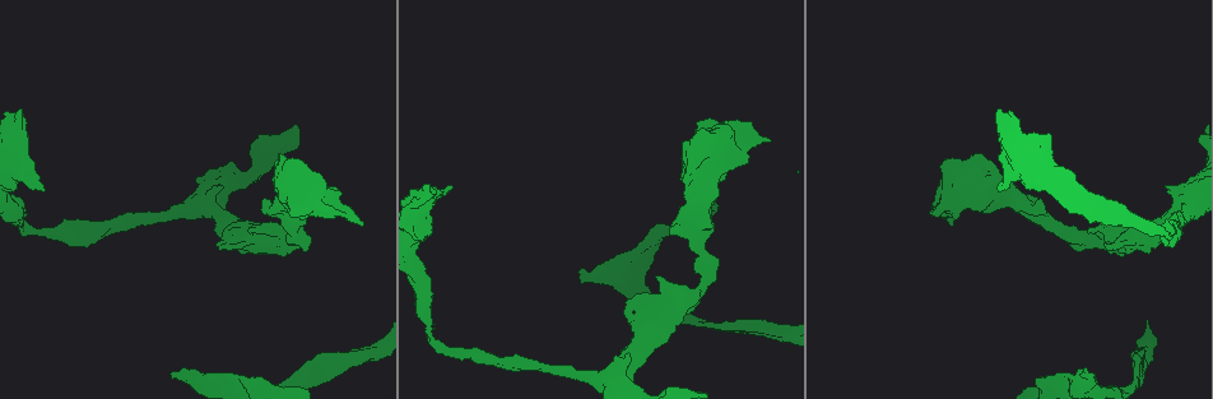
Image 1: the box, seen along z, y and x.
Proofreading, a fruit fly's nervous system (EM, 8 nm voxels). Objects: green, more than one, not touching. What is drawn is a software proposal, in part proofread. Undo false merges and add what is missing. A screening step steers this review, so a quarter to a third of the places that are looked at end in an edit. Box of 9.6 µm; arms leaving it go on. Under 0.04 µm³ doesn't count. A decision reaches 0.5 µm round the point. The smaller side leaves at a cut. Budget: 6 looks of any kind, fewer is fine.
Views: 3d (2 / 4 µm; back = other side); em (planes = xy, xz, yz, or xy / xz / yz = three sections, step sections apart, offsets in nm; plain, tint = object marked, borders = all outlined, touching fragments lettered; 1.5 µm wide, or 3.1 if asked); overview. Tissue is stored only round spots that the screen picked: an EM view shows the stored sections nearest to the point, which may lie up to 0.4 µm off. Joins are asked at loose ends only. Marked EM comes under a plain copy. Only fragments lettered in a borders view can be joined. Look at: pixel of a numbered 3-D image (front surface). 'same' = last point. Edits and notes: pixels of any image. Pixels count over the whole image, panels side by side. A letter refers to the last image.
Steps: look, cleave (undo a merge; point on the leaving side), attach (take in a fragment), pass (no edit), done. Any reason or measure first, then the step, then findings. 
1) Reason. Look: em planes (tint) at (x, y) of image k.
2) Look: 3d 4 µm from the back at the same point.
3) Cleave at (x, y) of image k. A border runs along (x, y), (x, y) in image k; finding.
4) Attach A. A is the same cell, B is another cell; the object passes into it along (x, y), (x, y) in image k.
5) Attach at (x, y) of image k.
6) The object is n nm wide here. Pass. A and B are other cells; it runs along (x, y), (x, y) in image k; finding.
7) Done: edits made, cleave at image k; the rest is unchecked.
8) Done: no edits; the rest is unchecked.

Free end. Look: em yz step 8 (borders) at (345, 213) of image 1.

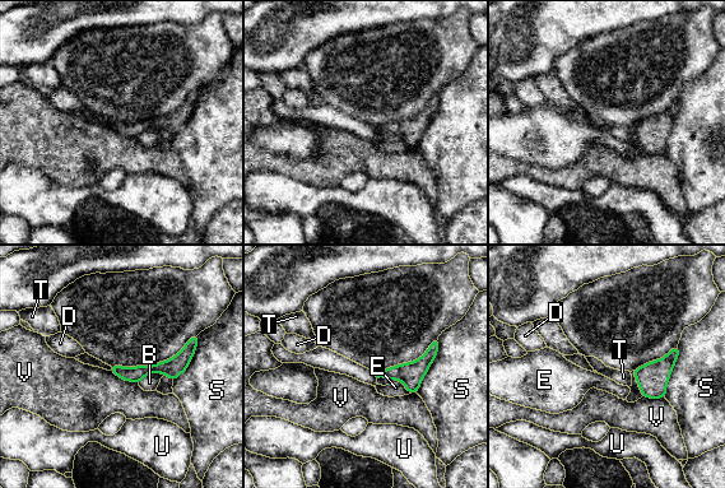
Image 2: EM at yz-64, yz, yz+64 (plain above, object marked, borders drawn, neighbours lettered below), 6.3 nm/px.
Look: em xz step 8 (borders) at the same point.

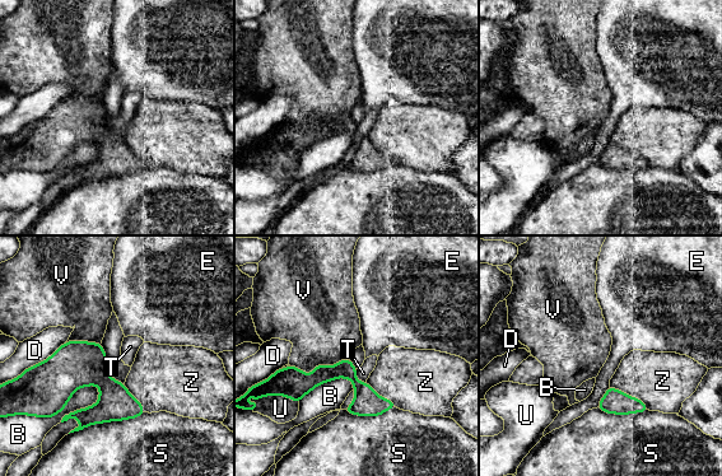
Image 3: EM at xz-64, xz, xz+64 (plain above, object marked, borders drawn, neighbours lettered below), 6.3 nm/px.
Pass. B, D, E, S, T, U, V and Z are other cells; a border runs along (349, 358), (310, 373), (289, 365) in image 3; no lettered fragment goes on from it.

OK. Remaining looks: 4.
Branch stops here. Look: em xy step 4 (borders) at (427, 186) of image 1.

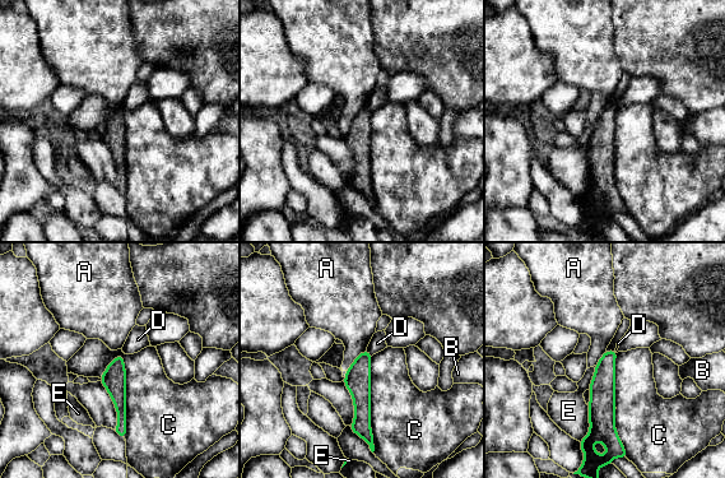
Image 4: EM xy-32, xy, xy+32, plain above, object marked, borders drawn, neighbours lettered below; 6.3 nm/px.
Cut it another way. Look: em planes (borders) at the same point.

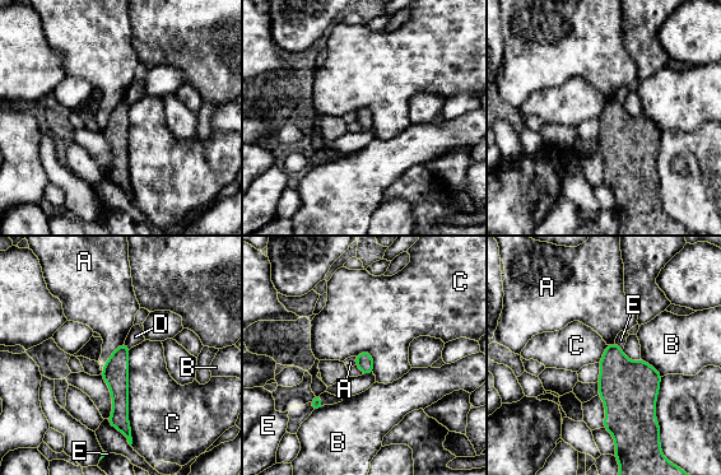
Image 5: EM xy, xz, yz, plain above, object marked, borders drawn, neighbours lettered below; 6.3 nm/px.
Pass. A, B, C, D and E are other cells; no lettered fragment goes on from it.

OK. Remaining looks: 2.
An open end. Look: em yz step 8 (borders) at (1000, 189) of image 1.

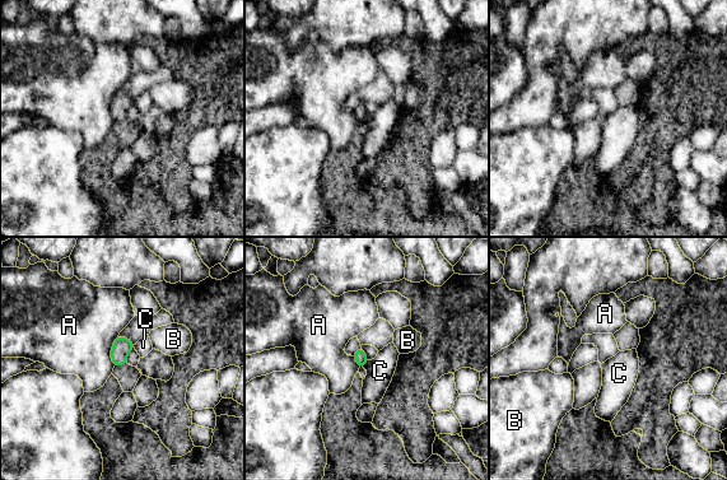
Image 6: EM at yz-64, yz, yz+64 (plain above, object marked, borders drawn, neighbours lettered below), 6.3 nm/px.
The longest contact is with A, 190 nm. Pass. A, B and C are other cells; none of them fits.

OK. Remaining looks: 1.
Done: no edits; the rest is unchecked.

